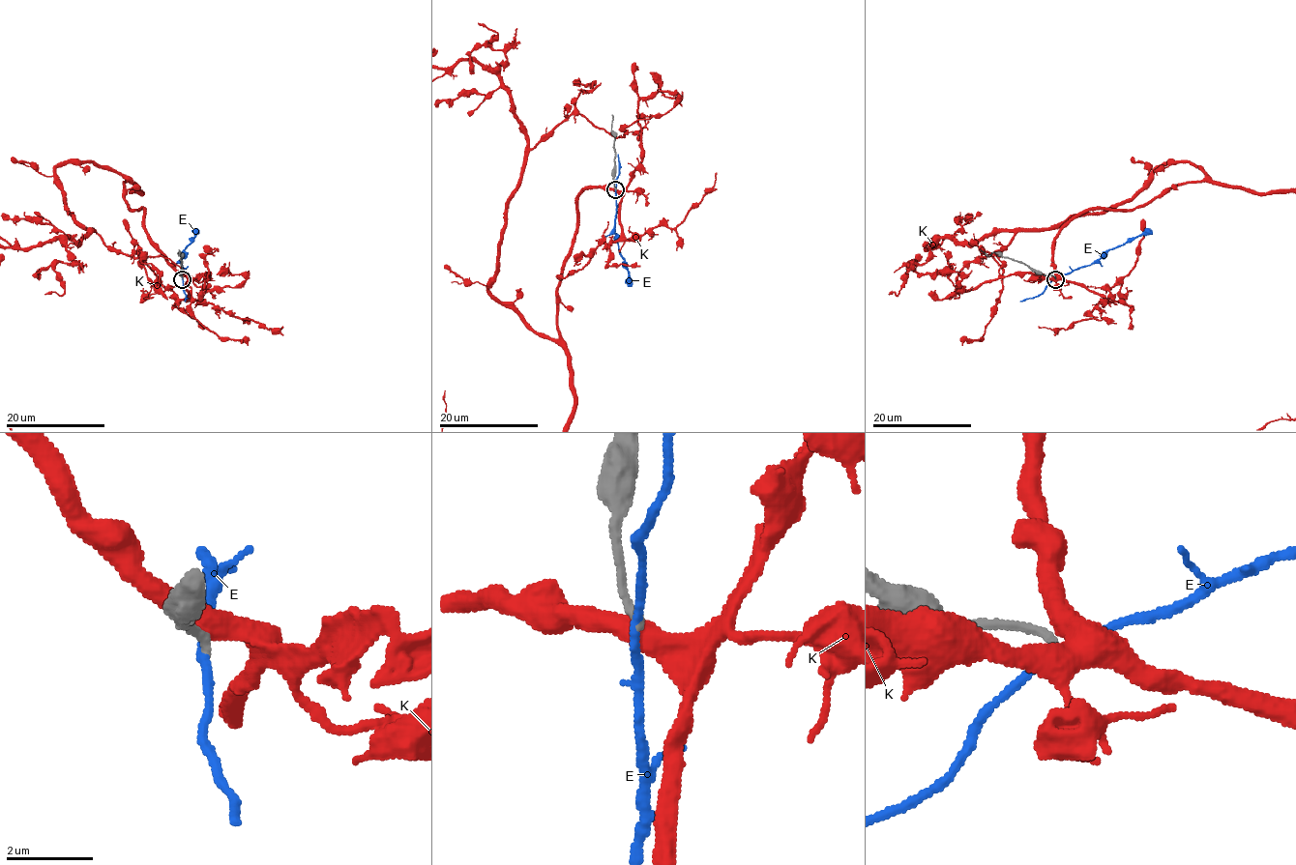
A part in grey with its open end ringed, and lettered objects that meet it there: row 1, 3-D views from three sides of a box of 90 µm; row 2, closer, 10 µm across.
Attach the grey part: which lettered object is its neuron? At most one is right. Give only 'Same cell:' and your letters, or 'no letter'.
Same cell: no letter

